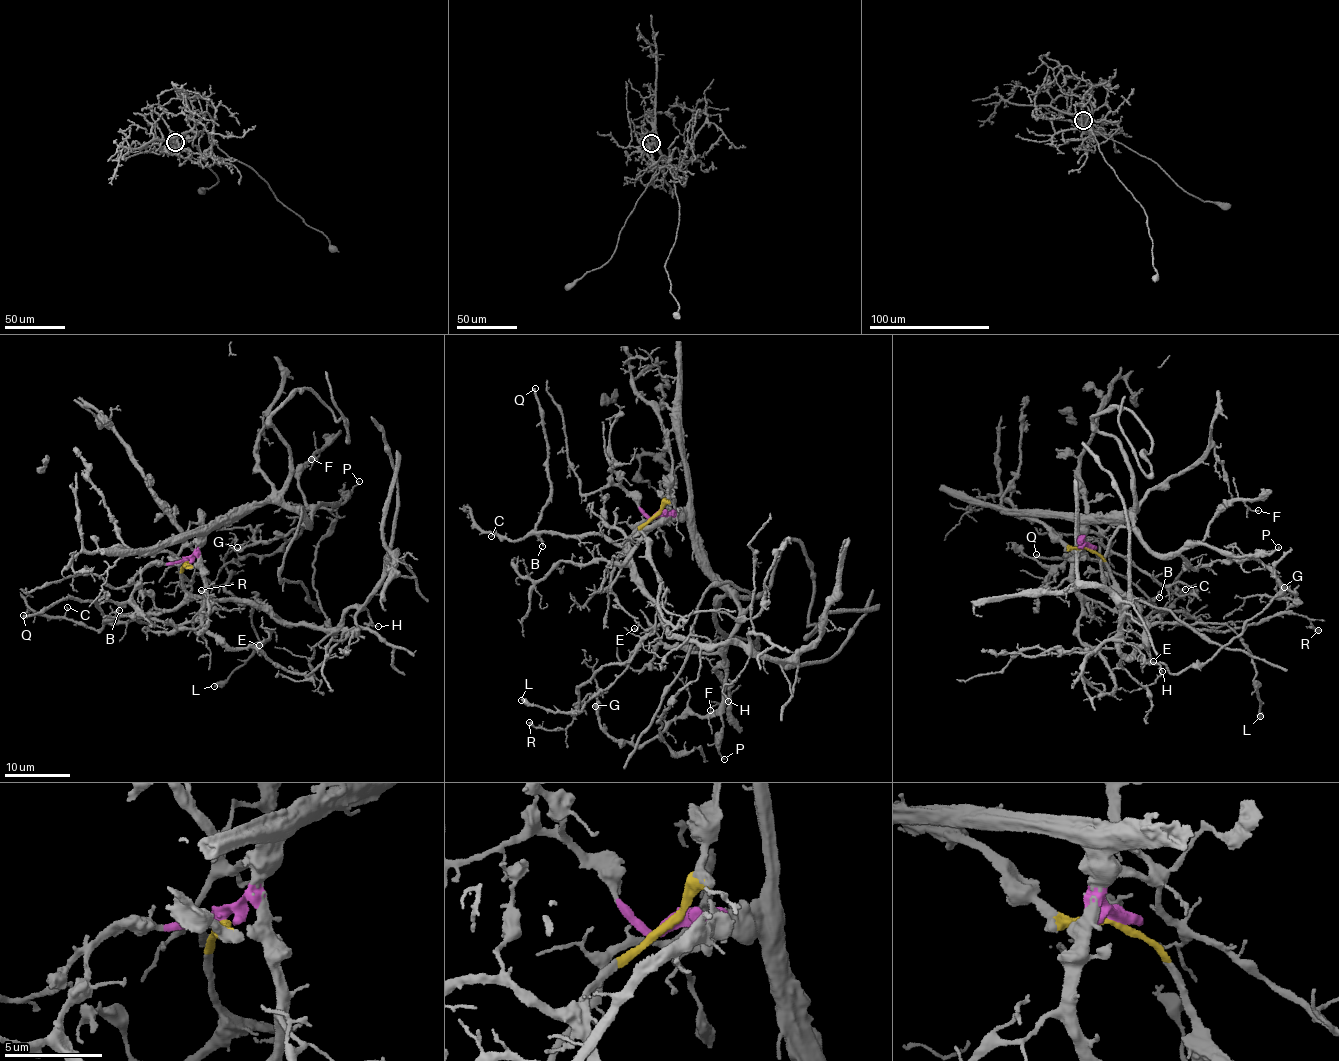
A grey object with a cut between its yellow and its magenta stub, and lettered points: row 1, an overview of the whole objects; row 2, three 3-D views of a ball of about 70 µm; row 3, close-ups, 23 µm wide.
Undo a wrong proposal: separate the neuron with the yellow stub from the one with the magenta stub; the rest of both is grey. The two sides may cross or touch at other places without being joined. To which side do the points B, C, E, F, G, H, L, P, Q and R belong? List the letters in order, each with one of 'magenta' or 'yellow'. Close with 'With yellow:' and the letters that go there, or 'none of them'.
B: yellow
C: yellow
E: magenta
F: magenta
G: magenta
H: yellow
L: yellow
P: magenta
Q: yellow
R: yellow
With yellow: B, C, H, L, Q, R

